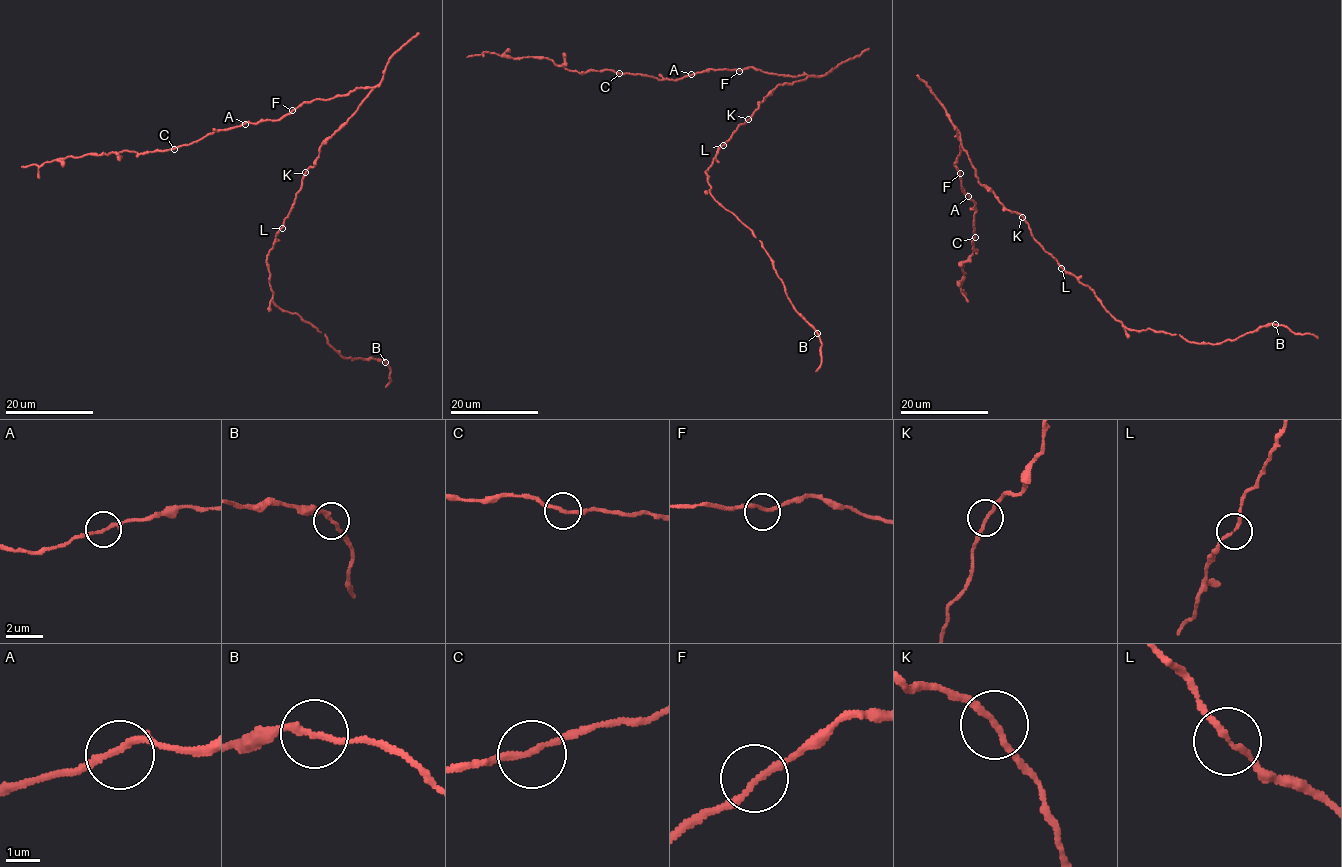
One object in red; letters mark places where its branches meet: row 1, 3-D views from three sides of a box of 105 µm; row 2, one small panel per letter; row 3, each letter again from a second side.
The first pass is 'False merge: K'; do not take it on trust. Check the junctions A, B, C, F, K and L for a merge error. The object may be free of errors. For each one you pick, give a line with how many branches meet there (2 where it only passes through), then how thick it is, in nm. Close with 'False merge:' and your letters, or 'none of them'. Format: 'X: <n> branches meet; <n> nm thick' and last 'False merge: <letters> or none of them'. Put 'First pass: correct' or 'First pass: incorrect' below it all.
False merge: none of them
First pass: incorrect

